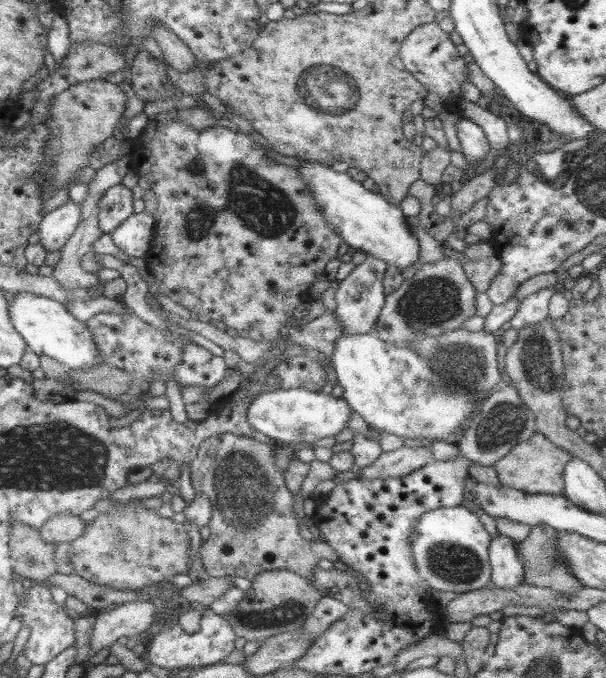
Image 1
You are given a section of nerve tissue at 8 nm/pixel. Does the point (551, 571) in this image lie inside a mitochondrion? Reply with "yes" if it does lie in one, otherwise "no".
yes

